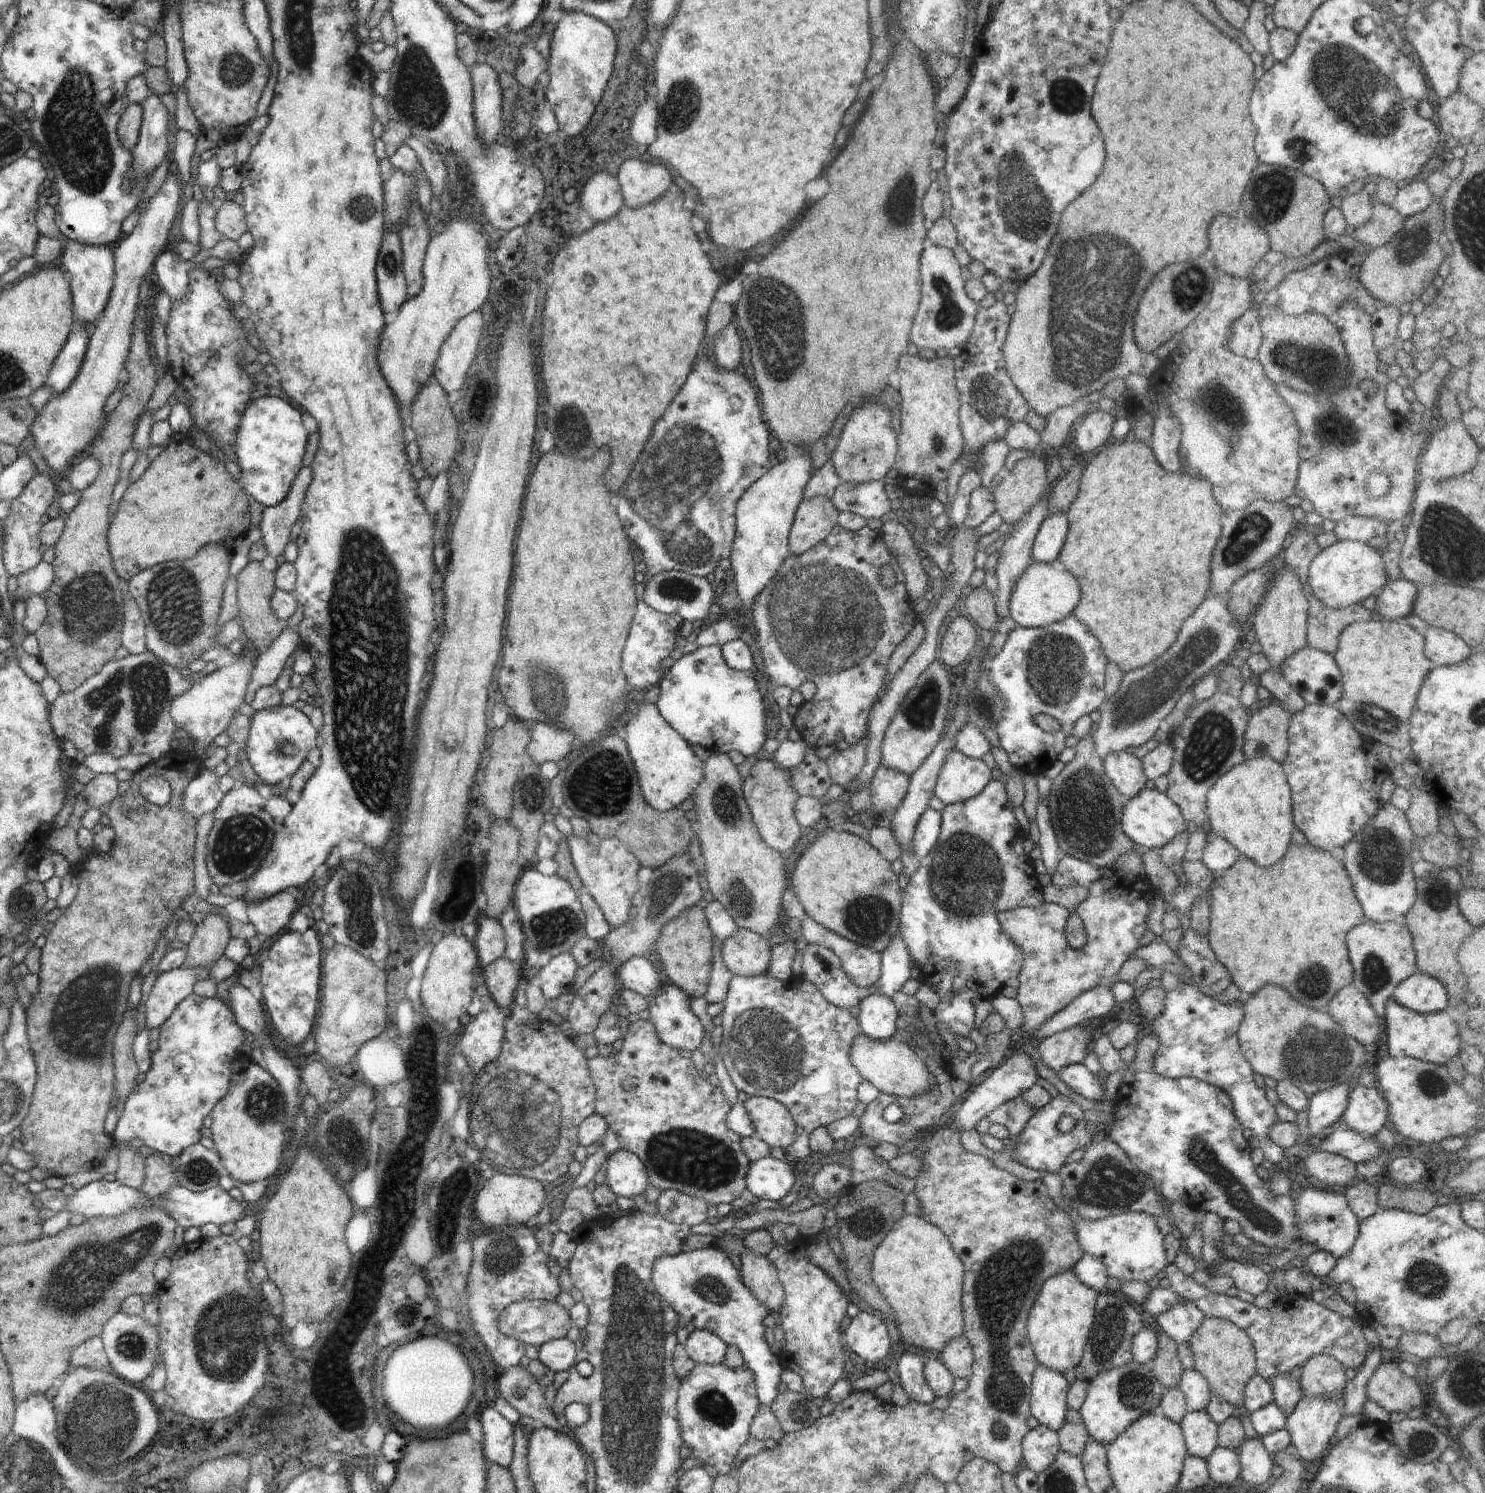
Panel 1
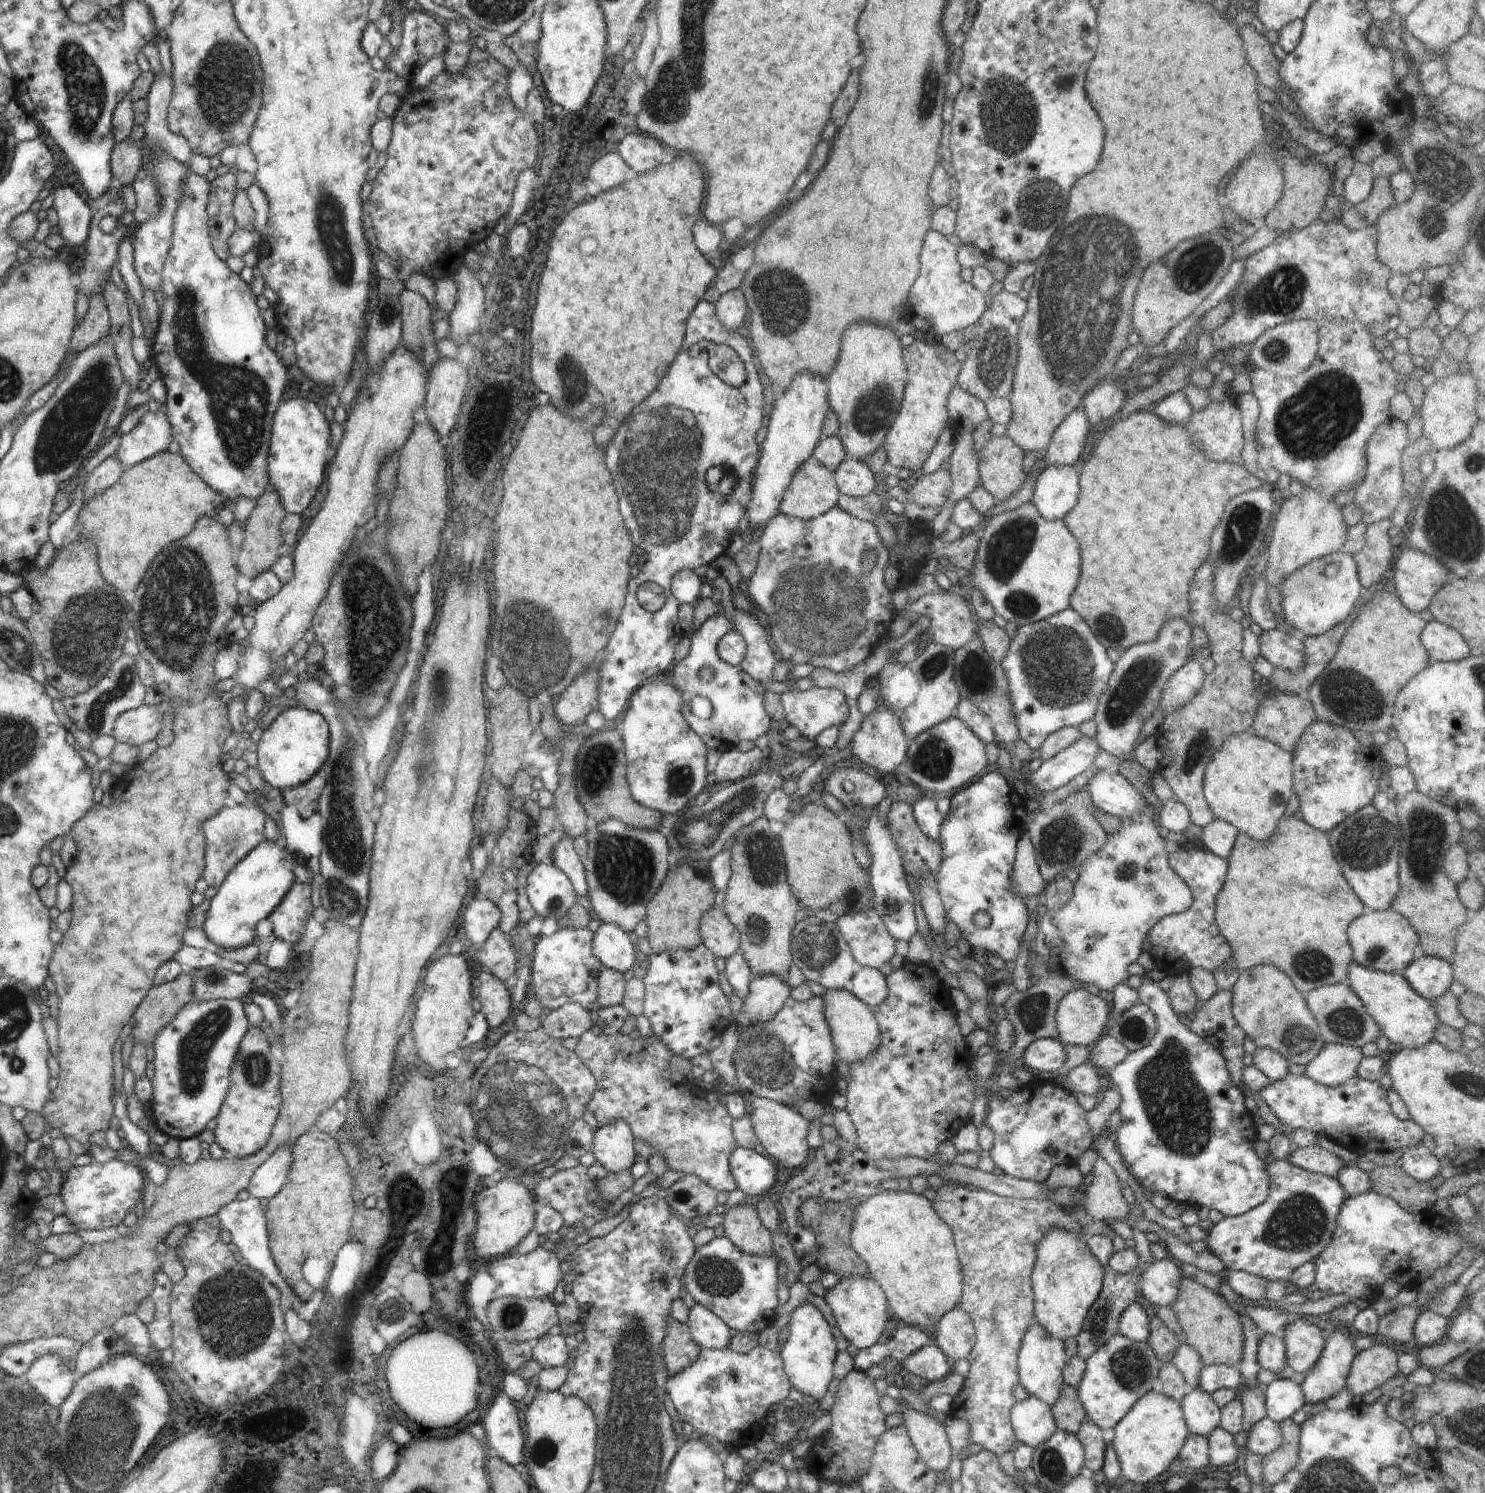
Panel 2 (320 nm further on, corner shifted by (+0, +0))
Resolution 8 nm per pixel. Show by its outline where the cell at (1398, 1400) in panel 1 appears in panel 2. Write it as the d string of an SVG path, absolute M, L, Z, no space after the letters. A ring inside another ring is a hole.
M1374 1344L1370 1349L1360 1352L1352 1362L1345 1388L1356 1397L1382 1388L1399 1372L1398 1353L1397 1349L1384 1344Z

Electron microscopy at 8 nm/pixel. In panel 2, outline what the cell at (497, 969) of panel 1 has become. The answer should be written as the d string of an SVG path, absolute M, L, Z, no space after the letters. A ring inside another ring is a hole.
M494 928L488 940L476 948L476 955L472 957L479 965L484 966L494 978L504 984L512 984L518 970L517 954L507 936L498 928Z

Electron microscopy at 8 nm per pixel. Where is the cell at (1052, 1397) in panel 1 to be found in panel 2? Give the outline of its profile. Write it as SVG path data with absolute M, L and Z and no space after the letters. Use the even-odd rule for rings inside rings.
M1034 1322L1024 1338L1018 1352L1018 1375L1021 1384L1030 1396L1046 1402L1051 1408L1059 1400L1063 1384L1063 1370L1069 1358L1064 1351L1063 1342L1050 1336L1038 1322Z

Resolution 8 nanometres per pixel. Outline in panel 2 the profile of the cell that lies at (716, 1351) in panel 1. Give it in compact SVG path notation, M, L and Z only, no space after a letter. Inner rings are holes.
M696 1303L690 1309L686 1325L689 1327L692 1342L701 1349L723 1350L730 1344L733 1332L702 1304Z

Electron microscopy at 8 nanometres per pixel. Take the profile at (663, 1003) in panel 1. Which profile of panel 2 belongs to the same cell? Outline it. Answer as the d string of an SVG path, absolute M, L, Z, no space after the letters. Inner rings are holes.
M702 943L692 950L668 950L649 958L650 966L643 979L643 1015L650 1021L654 1035L676 1056L691 1061L706 1054L710 1040L718 1039L728 1026L735 1023L730 1001L719 986L719 972L712 952Z

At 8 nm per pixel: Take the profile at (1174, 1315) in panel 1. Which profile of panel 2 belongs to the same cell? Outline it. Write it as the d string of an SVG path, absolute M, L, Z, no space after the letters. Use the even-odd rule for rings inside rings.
M1169 1257L1146 1265L1141 1272L1138 1290L1152 1306L1168 1308L1178 1300L1178 1294L1180 1294L1178 1287L1183 1278L1182 1269Z

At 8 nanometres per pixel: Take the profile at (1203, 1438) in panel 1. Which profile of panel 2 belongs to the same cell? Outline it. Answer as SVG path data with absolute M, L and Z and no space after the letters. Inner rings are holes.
M1195 1388L1186 1394L1180 1406L1190 1433L1208 1438L1219 1427L1221 1408L1210 1398L1210 1394Z

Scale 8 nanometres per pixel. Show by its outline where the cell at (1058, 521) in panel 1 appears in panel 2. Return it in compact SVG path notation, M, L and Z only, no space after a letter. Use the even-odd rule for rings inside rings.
M1050 466L1037 476L1031 502L1044 520L1063 522L1079 495L1079 475L1073 466Z

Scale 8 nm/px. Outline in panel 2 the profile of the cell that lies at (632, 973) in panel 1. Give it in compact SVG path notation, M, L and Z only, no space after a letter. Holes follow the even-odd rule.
M601 923L593 934L594 955L614 972L624 974L636 962L636 939L616 924Z

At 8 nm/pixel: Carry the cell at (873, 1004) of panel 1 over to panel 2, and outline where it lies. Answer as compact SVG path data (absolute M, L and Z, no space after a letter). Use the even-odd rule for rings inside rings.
M862 967L852 978L851 994L868 1007L880 1006L888 998L886 978L876 968Z

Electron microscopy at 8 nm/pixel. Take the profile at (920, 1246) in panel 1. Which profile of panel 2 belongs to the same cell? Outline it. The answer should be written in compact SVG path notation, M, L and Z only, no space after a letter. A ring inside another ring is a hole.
M881 1191L878 1195L874 1195L866 1199L862 1204L858 1205L856 1208L856 1214L854 1214L854 1222L852 1222L852 1232L850 1232L850 1241L852 1249L856 1252L861 1260L868 1266L870 1277L880 1286L884 1296L886 1296L886 1302L888 1302L889 1311L891 1316L899 1319L901 1324L912 1326L912 1328L917 1328L924 1330L928 1328L927 1326L934 1326L940 1322L940 1318L954 1310L954 1308L959 1307L960 1298L962 1297L962 1280L963 1275L961 1272L960 1260L955 1248L955 1241L950 1228L947 1226L946 1222L932 1210L930 1206L930 1201L928 1201L924 1196L910 1192L892 1192L892 1191Z

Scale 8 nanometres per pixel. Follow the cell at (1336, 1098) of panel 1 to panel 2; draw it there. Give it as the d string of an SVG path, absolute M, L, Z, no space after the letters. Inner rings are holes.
M1326 1043L1312 1062L1305 1066L1305 1075L1316 1084L1336 1088L1357 1075L1363 1053L1334 1043Z

